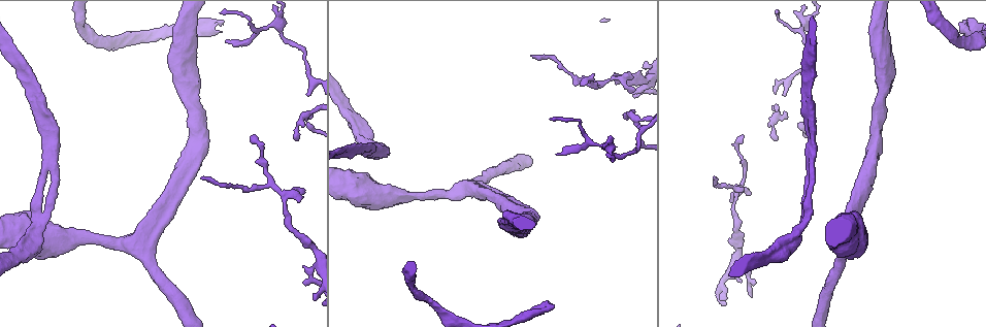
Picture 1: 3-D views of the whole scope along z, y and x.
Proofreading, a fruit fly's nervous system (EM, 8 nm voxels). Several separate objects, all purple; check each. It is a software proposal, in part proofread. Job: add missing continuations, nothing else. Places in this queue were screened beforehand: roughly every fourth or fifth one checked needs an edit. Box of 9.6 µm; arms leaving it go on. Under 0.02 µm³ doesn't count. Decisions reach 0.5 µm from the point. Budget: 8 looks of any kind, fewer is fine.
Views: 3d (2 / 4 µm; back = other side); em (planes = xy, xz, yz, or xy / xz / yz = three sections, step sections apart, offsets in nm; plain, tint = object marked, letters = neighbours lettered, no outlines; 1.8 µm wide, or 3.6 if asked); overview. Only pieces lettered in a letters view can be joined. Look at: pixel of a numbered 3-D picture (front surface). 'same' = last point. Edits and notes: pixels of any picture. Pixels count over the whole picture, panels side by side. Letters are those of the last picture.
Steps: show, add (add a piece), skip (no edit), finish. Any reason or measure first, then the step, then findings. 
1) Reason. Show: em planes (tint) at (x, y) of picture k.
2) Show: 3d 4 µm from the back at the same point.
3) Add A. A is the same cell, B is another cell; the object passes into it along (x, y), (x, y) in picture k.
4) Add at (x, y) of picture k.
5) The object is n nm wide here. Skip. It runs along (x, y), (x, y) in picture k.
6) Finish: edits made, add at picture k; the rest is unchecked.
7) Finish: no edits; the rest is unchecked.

Closes a loop. Show: 3d 2 µm at (55, 169) of picture 1.

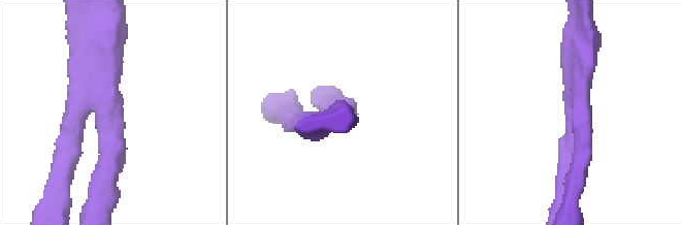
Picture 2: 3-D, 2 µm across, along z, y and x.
Show: em 3.6 µm xy step 16 (tint) at (109, 106) of picture 2.

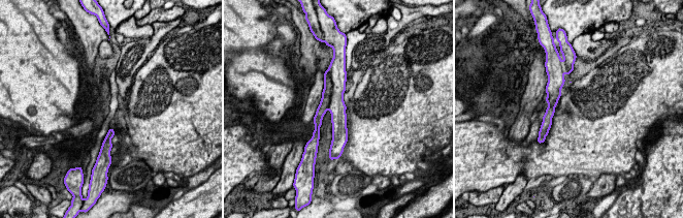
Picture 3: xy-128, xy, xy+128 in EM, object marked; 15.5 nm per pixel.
Show: em 3.6 µm planes (letters) at the same point.

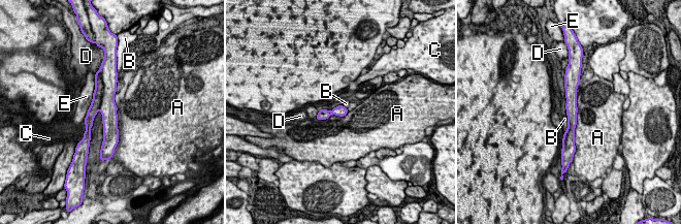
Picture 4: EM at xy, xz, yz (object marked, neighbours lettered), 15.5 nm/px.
Skip. A, B, C, D and E are other cells; no lettered piece goes on from it.

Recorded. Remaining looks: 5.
An open end. Show: em 3.6 µm yz step 4 (plain) at (221, 20) of picture 1.

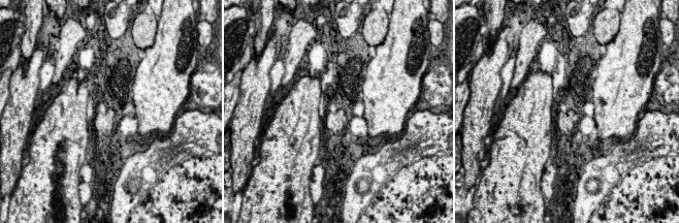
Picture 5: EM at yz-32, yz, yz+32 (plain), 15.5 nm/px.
Show: em 3.6 µm yz step 4 (letters) at the same point.

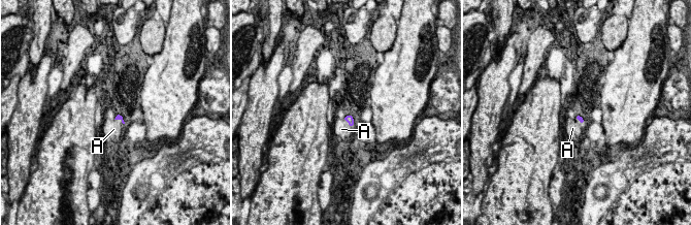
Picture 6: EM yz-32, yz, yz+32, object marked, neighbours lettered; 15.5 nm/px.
Add A. A is the same cell; the object passes into it along (118, 117), (119, 118), (113, 129) in picture 6; the neuron continues.

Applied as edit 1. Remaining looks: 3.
Branch stops here. Show: 3d 4 µm at (584, 86) of picture 1.

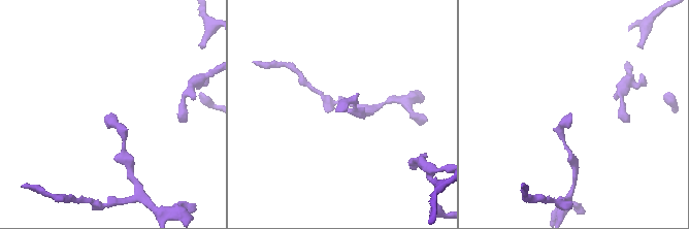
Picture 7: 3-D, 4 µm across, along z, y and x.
Show: em xy step 8 (tint) at (568, 113) of picture 7.

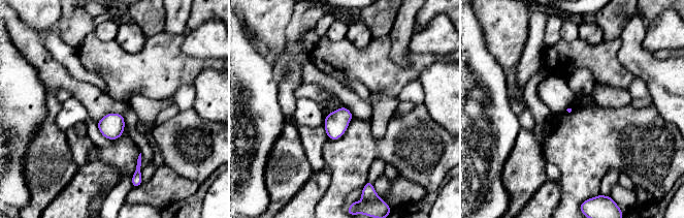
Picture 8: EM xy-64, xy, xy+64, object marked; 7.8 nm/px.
Another direction. Show: em planes (letters) at the same point.

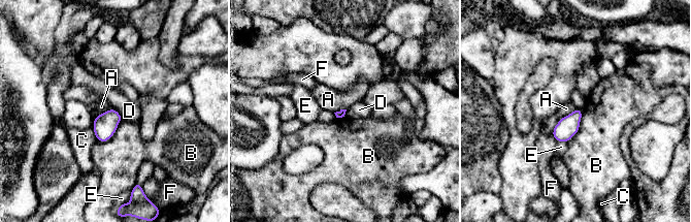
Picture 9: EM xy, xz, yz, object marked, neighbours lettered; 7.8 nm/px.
Skip. A, B, C, D, E and F are other cells; a border runs along (576, 108), (560, 119), (551, 134) in picture 9; no lettered piece goes on from it.

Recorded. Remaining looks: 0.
Finish: edits made, add at picture 6; the rest is unchecked.

